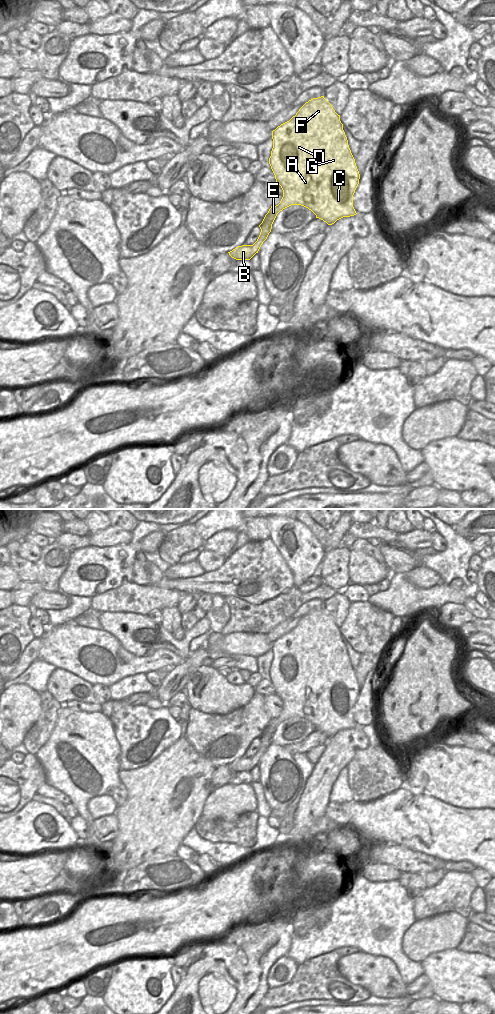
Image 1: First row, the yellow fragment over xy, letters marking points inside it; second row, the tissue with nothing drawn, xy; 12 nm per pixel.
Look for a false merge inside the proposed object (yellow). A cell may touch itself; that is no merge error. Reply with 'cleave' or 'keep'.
cleave

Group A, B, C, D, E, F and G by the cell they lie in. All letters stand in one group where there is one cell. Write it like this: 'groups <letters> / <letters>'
groups A C D E F G / B

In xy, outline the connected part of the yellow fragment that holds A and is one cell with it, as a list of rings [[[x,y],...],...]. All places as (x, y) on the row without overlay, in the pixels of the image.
[[[324,608],[306,614],[295,628],[272,643],[272,651],[273,660],[269,676],[276,694],[283,702],[283,709],[278,717],[271,718],[262,736],[274,734],[277,726],[291,717],[308,720],[316,727],[316,730],[323,732],[328,737],[334,736],[343,729],[357,726],[353,719],[353,707],[359,696],[360,686],[349,660],[340,627],[335,624]]]

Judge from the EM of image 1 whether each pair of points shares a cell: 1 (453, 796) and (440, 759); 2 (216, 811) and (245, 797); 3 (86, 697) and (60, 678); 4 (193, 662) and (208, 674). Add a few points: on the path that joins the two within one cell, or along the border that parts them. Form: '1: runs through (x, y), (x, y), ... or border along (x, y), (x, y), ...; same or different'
1: runs through (453, 787), (453, 778), (443, 768); same
2: runs through (223, 804), (238, 799); same
3: runs through (80, 691), (66, 684); same
4: border along (201, 664), (192, 670), (185, 685); different

